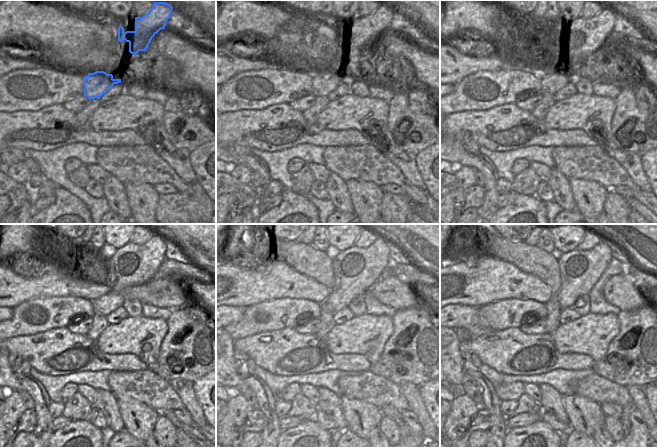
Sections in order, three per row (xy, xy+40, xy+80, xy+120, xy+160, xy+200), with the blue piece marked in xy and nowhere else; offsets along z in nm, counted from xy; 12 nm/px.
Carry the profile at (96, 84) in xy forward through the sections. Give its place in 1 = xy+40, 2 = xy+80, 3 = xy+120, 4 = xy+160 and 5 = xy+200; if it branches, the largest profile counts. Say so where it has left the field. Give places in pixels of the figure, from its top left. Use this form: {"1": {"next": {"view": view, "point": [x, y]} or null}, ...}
{"1": {"next": {"view": "xy+40", "point": [325, 81]}}, "2": {"next": {"view": "xy+80", "point": [579, 39]}}, "3": {"next": {"view": "xy+120", "point": [132, 265]}}, "4": {"next": {"view": "xy+160", "point": [355, 269]}}, "5": {"next": {"view": "xy+200", "point": [579, 269]}}}

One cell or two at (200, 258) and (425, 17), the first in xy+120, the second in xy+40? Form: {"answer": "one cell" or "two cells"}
{"answer": "one cell"}

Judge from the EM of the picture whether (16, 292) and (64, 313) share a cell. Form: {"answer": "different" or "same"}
{"answer": "different"}

